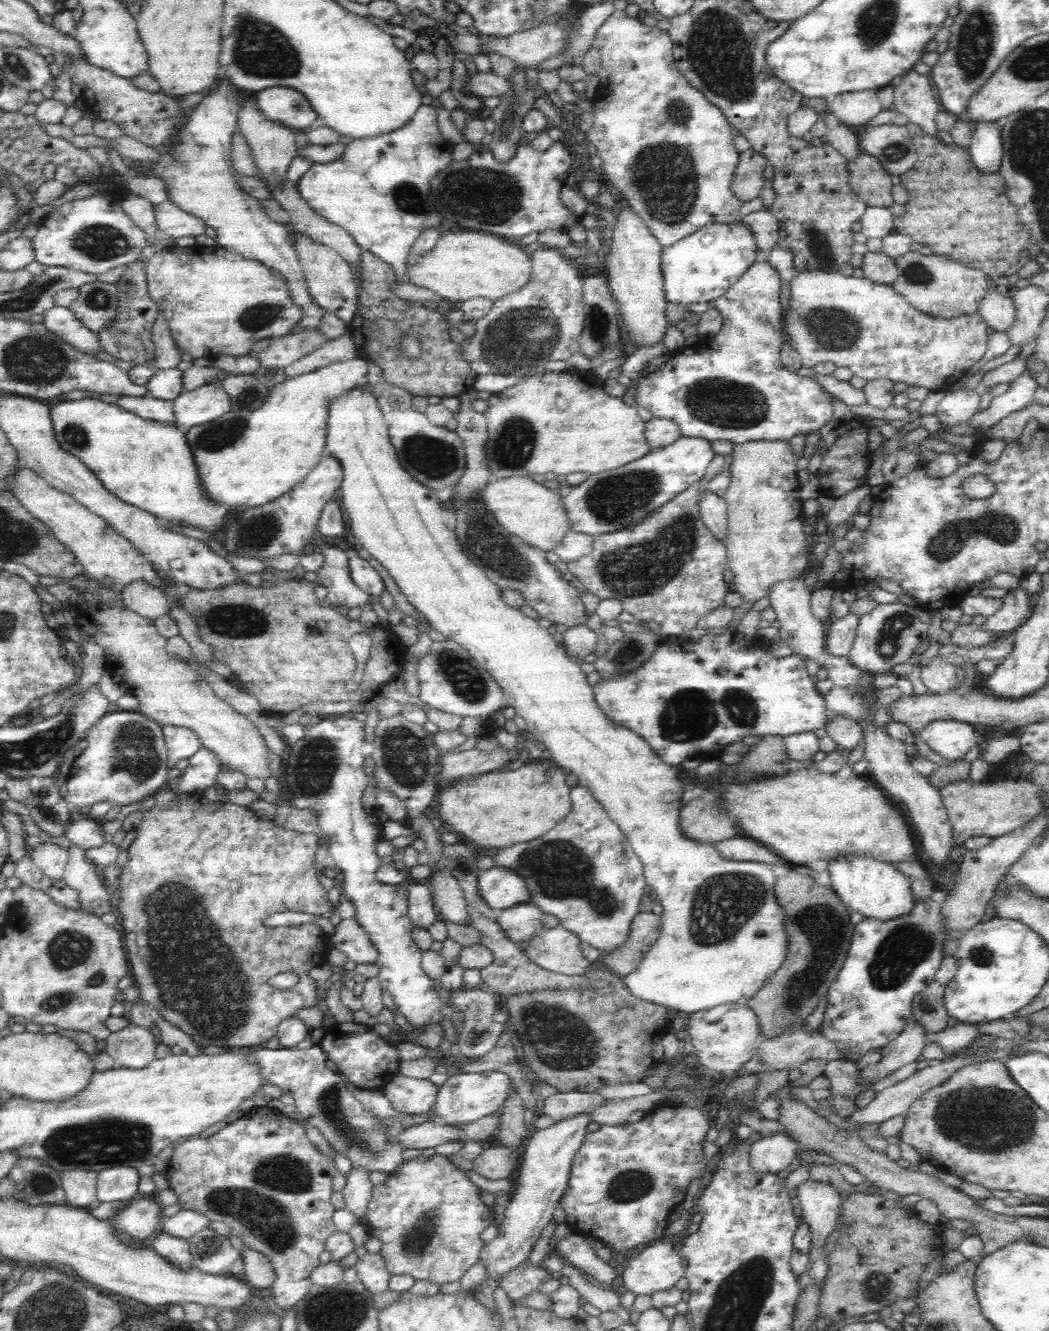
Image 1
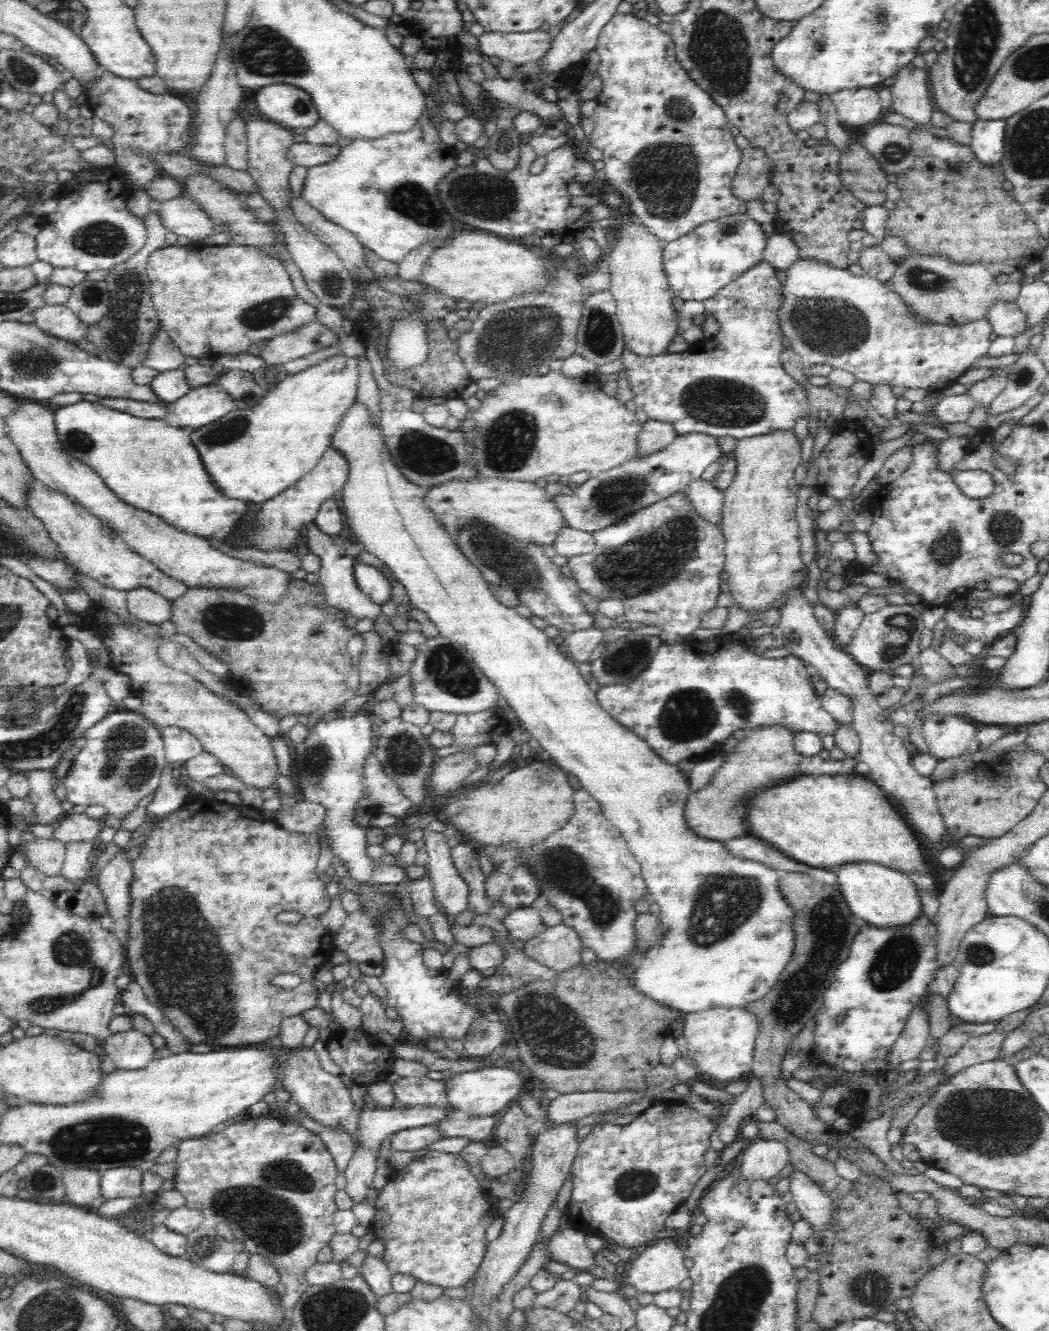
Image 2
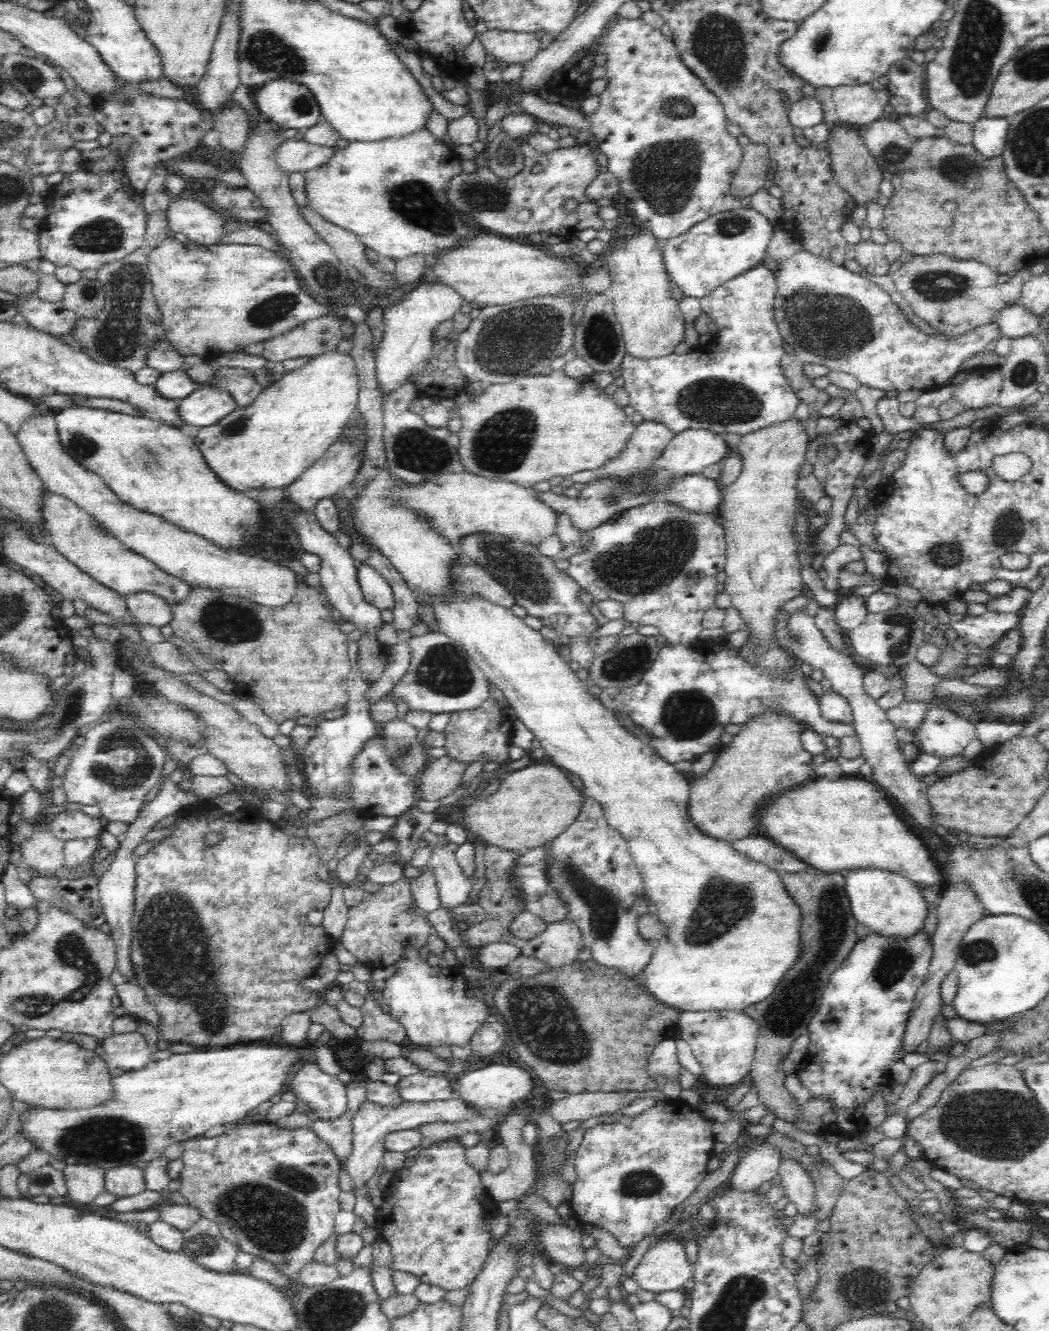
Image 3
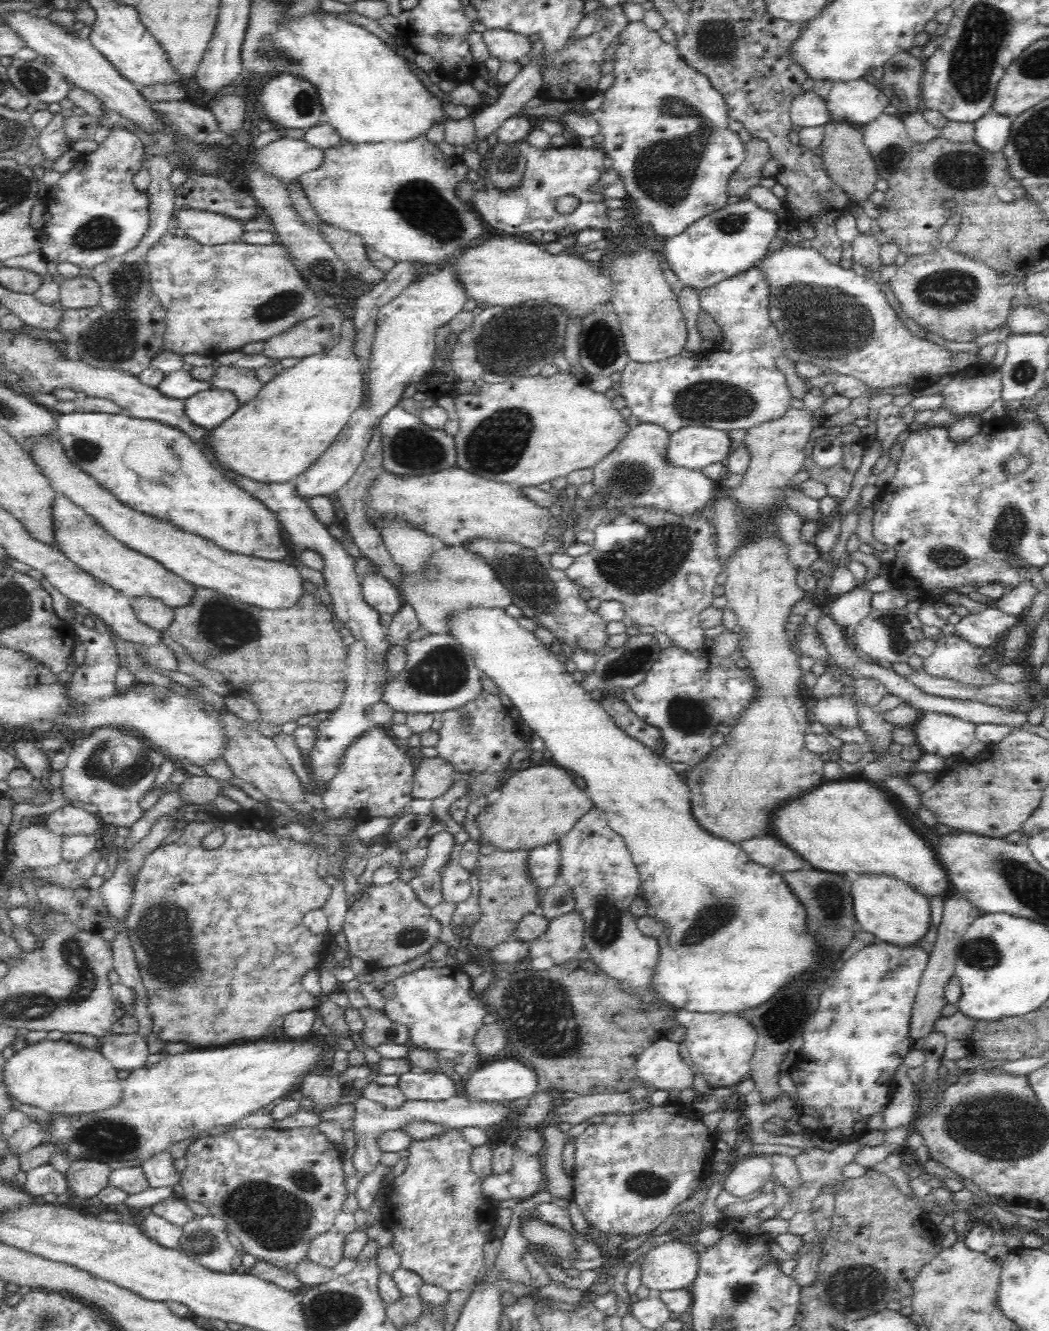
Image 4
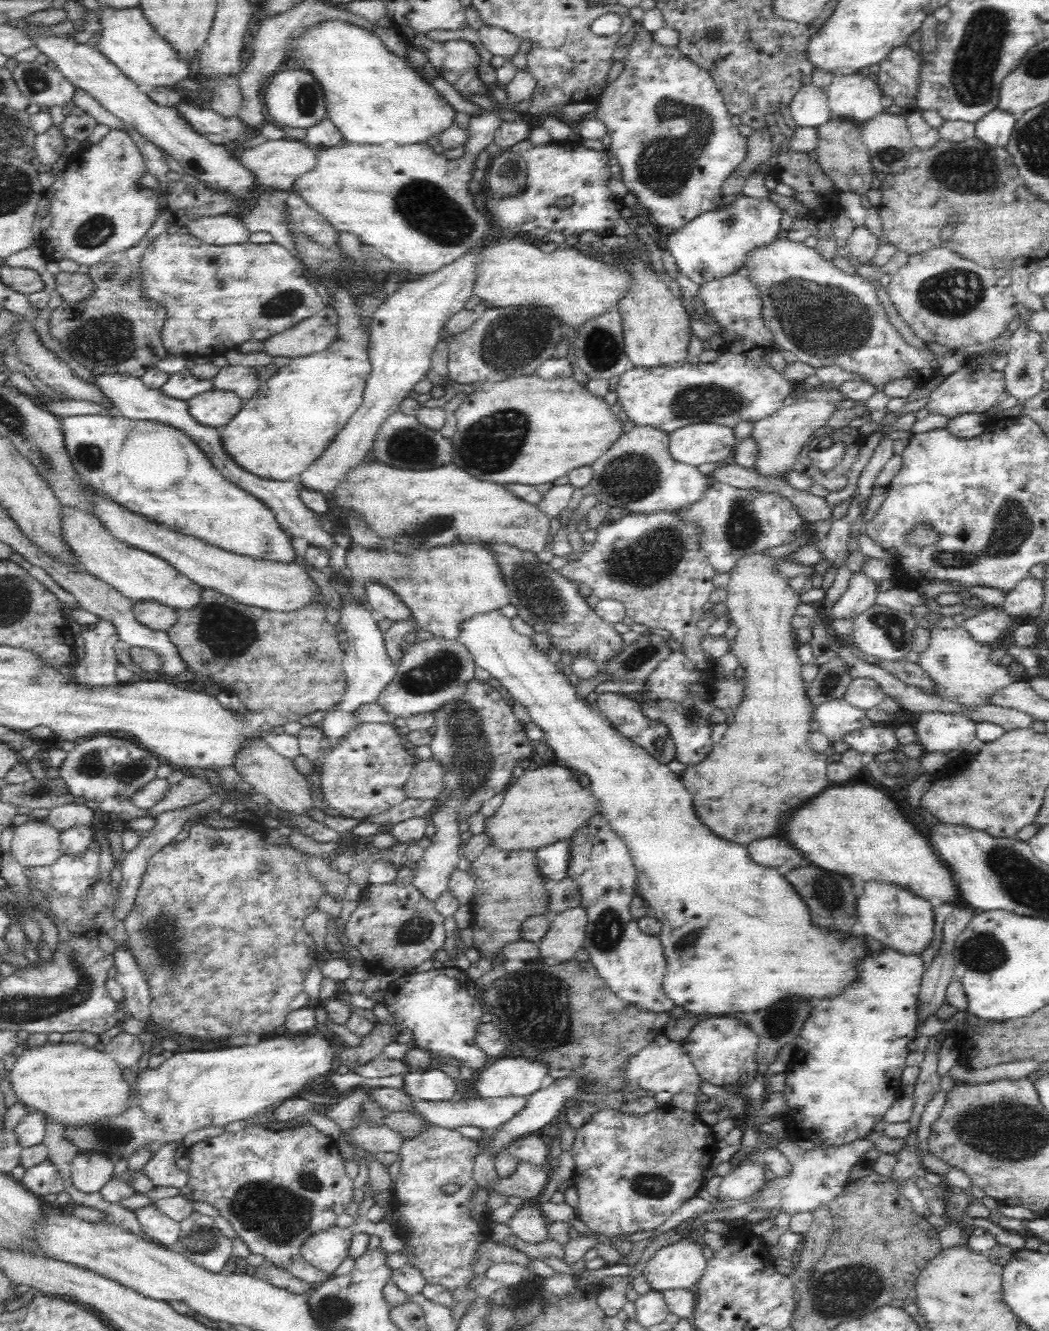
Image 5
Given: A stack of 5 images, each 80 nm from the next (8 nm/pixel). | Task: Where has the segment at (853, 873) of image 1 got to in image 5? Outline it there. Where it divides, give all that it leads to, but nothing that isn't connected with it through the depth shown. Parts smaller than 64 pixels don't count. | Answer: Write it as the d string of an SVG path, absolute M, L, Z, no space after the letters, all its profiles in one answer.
M867 882L857 900L857 921L864 928L866 937L883 944L902 955L920 955L934 938L934 905L909 889L886 882Z

